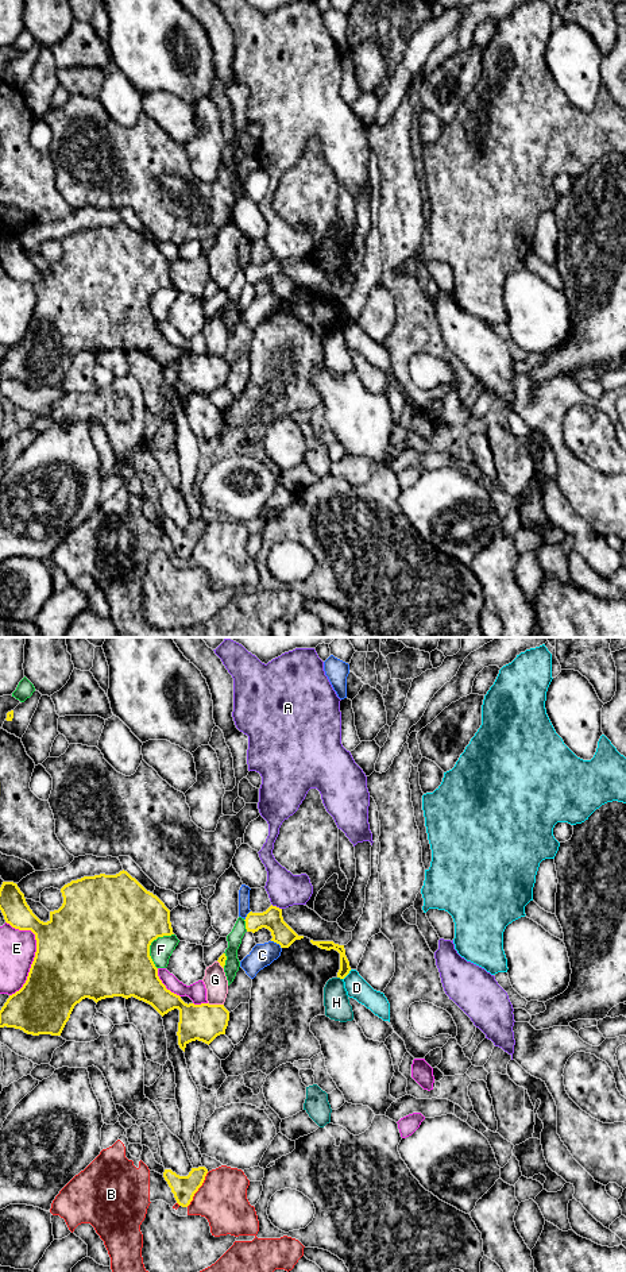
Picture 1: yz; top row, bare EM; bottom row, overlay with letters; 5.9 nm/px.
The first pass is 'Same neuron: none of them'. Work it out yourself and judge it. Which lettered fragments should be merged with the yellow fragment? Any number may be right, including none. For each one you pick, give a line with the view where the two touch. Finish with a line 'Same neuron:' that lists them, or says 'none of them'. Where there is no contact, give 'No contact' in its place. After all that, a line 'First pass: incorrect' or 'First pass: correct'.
Same neuron: none of them
First pass: correct

